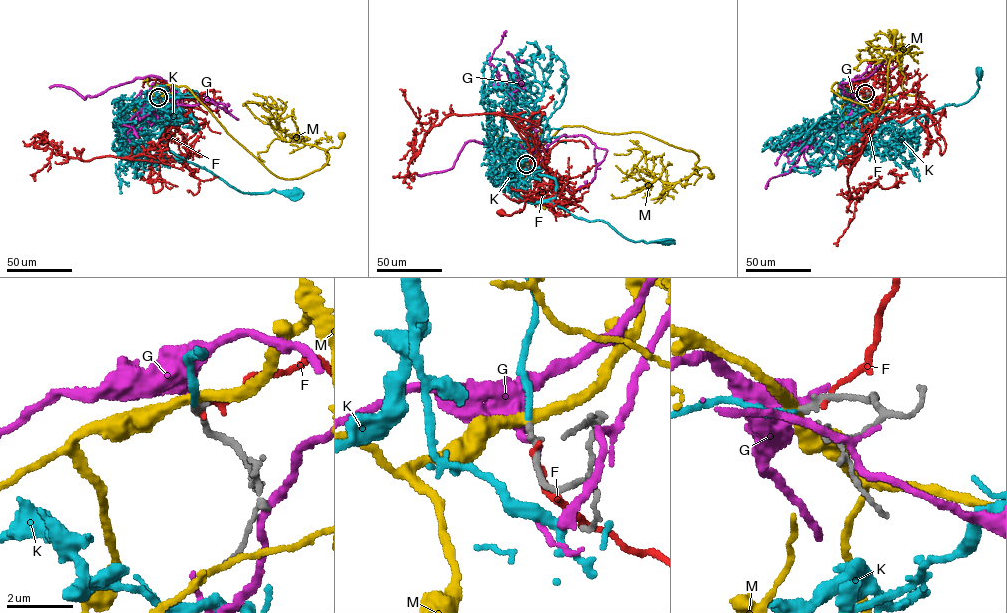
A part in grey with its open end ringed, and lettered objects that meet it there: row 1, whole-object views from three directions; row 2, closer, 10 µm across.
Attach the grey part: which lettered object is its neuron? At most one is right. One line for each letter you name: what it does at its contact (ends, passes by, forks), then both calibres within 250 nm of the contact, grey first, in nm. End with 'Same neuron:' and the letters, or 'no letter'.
K: it ends; calibres 200 and 180 nm
Same neuron: K

